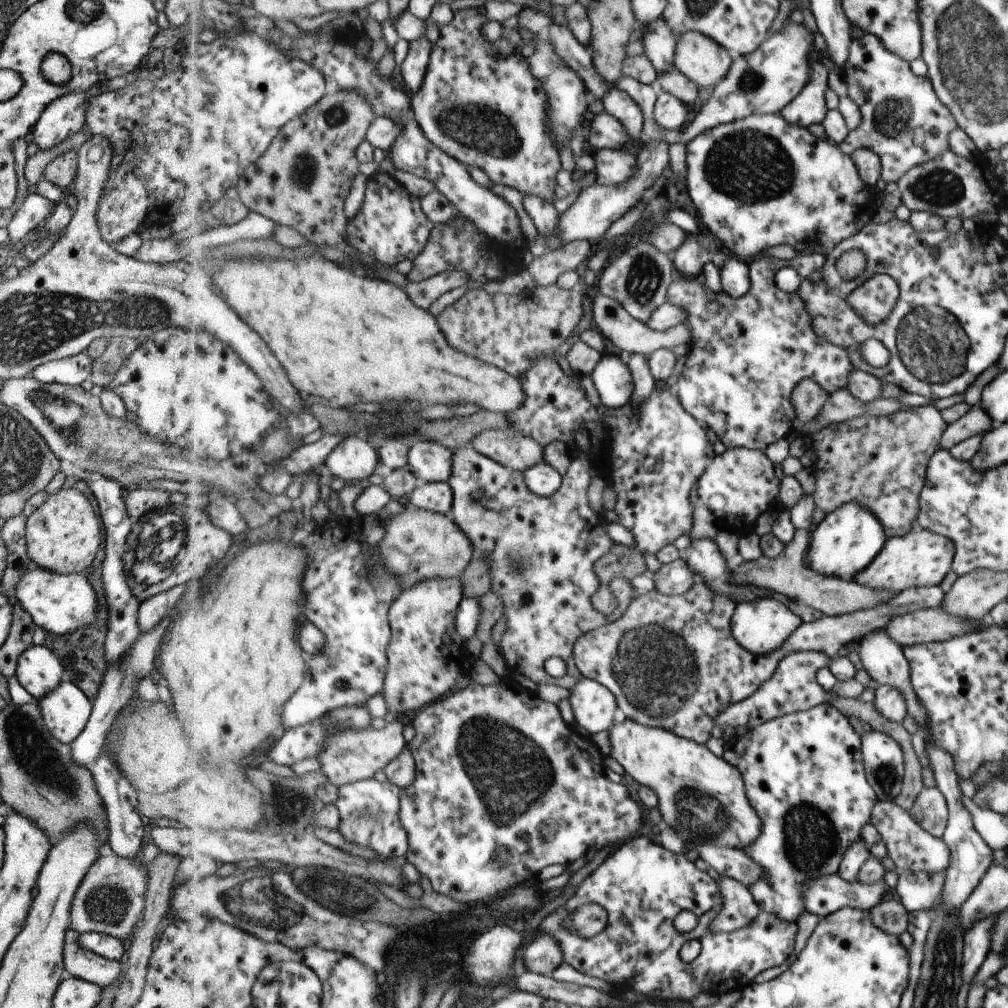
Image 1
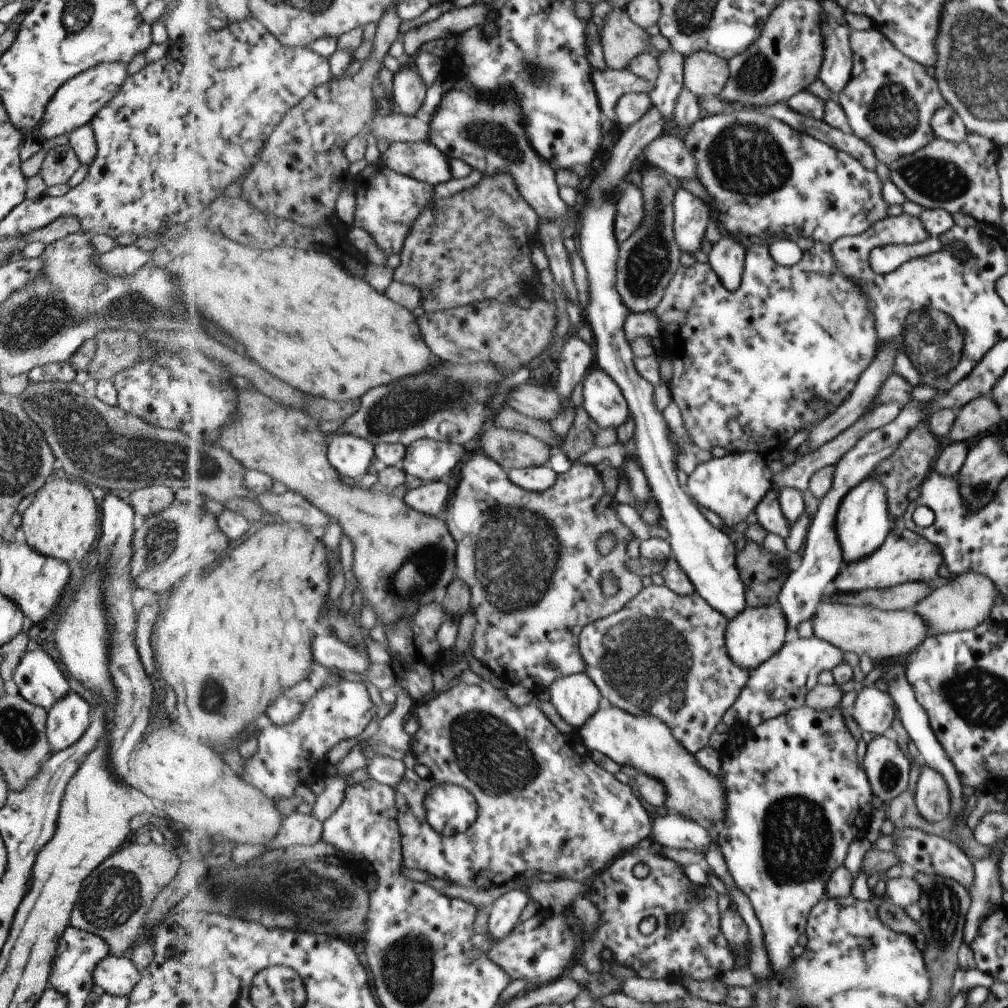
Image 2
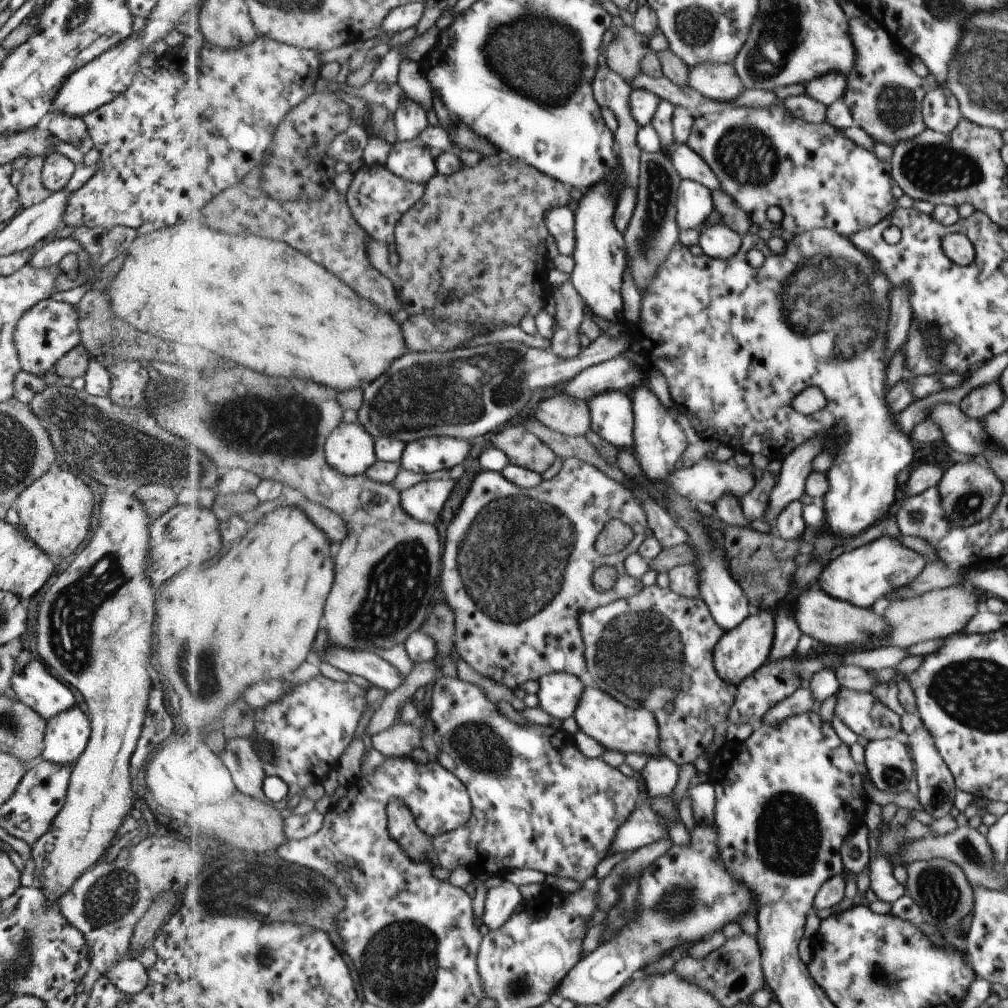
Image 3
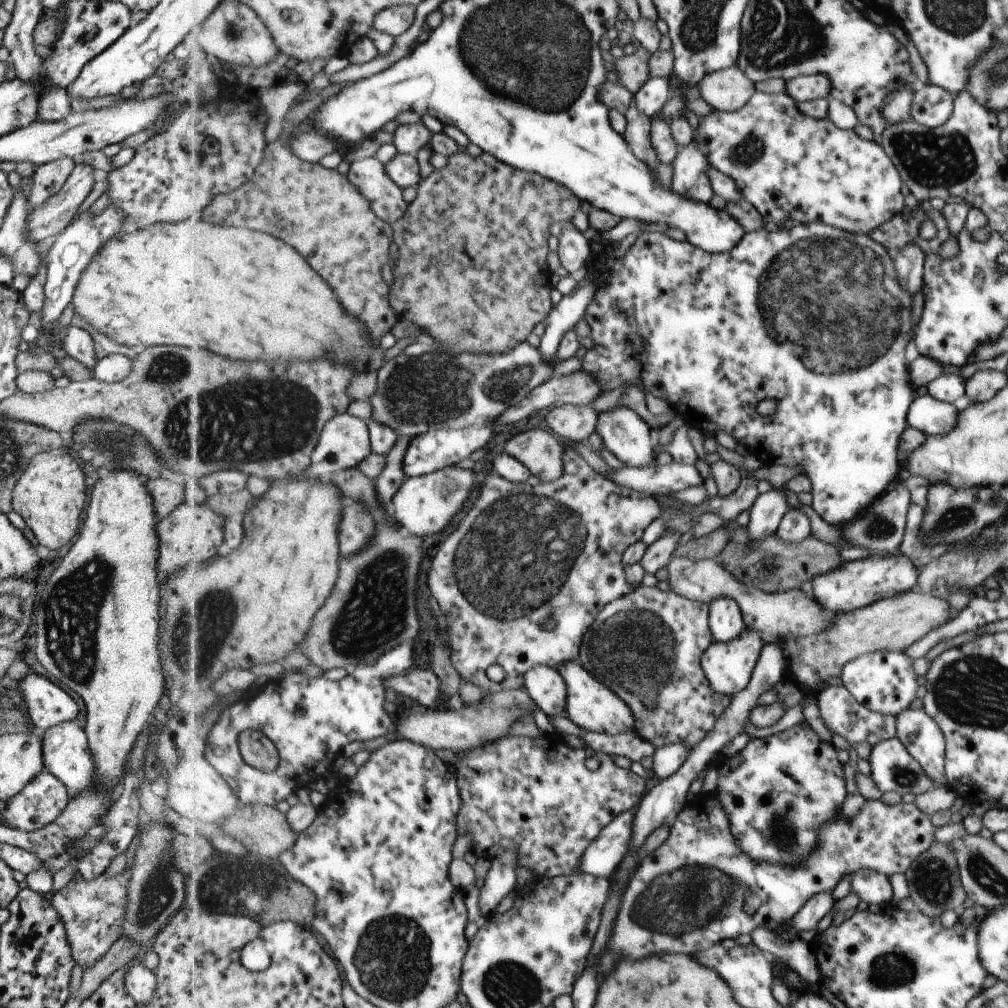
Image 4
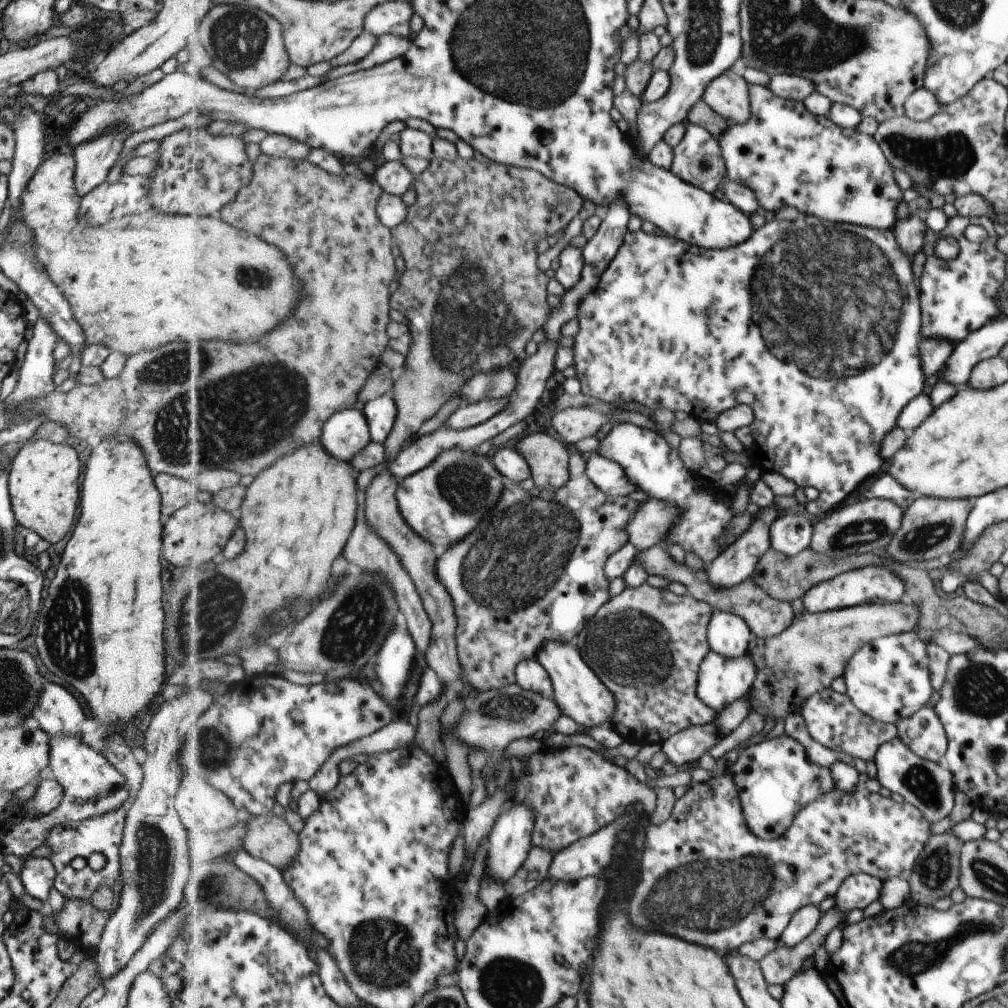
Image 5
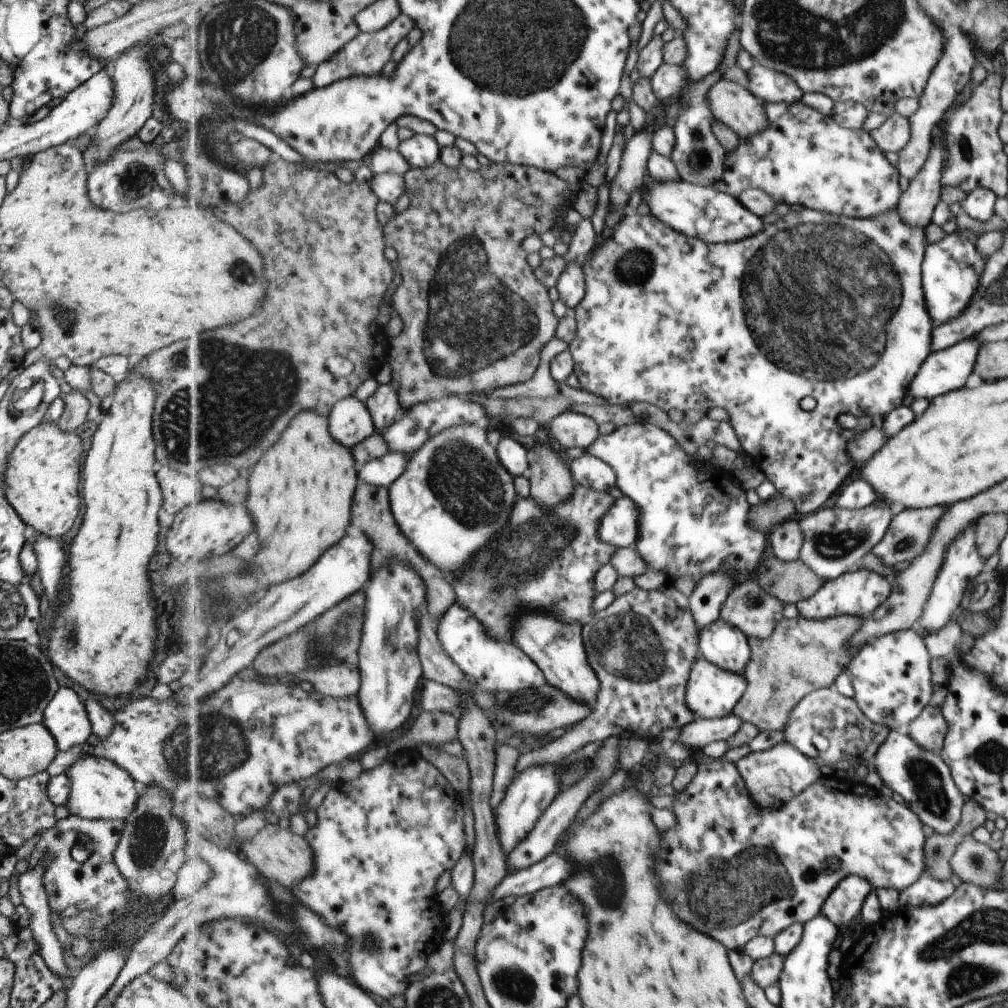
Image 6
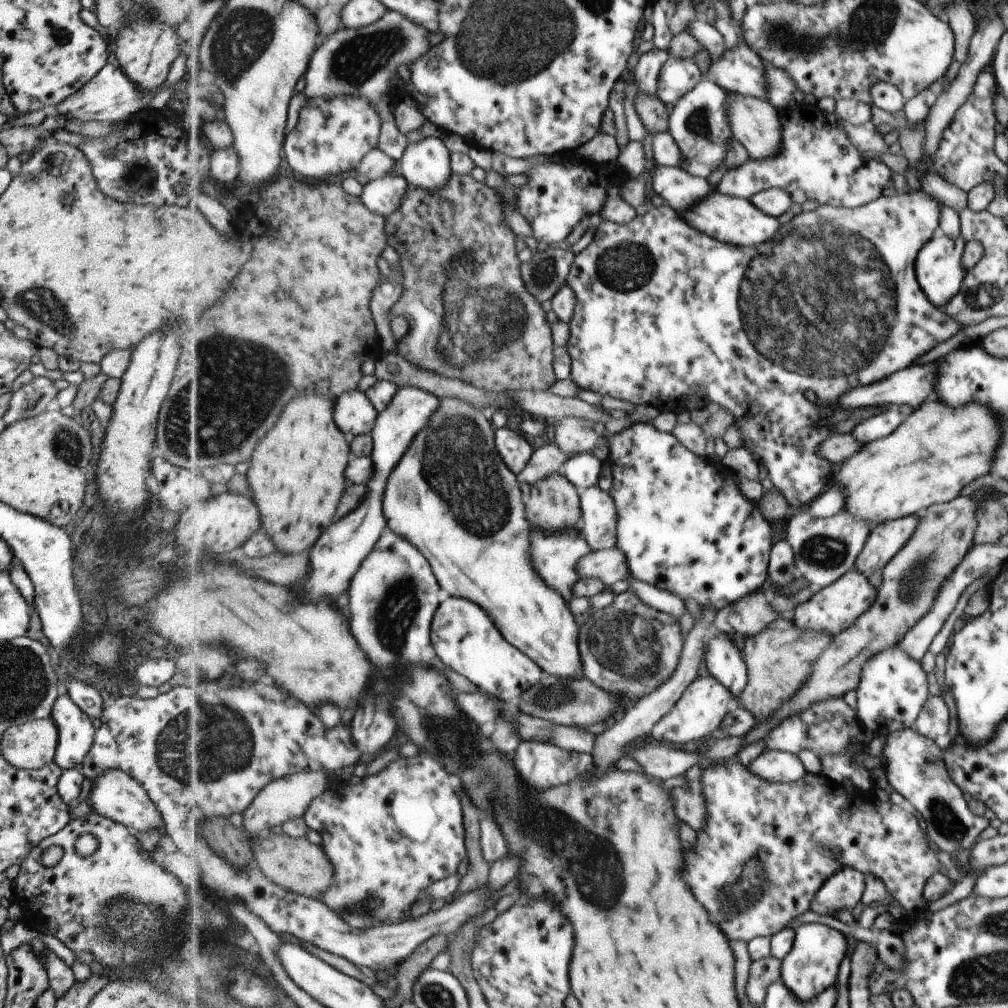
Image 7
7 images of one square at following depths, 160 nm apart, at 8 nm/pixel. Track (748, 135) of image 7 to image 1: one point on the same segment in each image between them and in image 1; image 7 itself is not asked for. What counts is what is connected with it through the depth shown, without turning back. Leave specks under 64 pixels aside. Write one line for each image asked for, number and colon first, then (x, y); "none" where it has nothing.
1: (701, 59)
2: (706, 74)
3: (719, 81)
4: (729, 90)
5: (729, 95)
6: (731, 102)

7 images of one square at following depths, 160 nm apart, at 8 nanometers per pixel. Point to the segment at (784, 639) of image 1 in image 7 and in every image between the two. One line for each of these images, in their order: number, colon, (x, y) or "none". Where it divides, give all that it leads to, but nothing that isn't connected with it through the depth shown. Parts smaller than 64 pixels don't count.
2: (757, 635)
3: (741, 652)
4: (730, 666)
5: (722, 681)
6: (713, 692)
7: (702, 709)

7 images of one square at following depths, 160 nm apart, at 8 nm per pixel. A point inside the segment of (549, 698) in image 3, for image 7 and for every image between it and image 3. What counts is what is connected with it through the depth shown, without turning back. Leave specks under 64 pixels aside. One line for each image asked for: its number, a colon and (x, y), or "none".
4: (547, 687)
5: (531, 674)
6: (495, 665)
7: (463, 635)

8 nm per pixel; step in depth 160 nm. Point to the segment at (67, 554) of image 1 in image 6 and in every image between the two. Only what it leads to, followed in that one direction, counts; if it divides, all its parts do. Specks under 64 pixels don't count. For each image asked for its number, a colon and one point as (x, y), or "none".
2: (60, 523)
3: (54, 510)
4: (49, 494)
5: (43, 491)
6: (41, 476)

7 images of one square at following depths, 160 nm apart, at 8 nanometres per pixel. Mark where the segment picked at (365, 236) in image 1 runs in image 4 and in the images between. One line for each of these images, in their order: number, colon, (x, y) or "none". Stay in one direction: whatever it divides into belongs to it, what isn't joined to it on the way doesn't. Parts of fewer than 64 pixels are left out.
2: (388, 204)
3: (378, 198)
4: (370, 176)

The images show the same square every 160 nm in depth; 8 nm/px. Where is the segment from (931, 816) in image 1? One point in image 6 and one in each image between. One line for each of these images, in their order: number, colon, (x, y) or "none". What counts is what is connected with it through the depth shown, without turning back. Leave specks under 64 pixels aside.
2: (931, 798)
3: (935, 784)
4: (919, 735)
5: (922, 731)
6: (928, 728)

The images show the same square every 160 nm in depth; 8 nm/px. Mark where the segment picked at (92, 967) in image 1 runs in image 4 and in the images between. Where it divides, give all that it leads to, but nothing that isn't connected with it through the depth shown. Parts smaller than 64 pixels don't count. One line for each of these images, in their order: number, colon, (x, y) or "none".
2: (115, 976)
3: (128, 975)
4: (139, 982)

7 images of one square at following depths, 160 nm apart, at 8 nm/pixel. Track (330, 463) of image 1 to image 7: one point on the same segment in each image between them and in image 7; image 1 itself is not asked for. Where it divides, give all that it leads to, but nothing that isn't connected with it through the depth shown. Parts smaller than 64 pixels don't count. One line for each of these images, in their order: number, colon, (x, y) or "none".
2: (351, 455)
3: (351, 449)
4: (345, 443)
5: (347, 433)
6: (351, 422)
7: (356, 415)

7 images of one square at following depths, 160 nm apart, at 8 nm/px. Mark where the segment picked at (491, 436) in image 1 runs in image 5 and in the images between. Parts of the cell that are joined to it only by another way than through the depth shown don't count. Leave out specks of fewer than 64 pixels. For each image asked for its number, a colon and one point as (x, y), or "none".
2: (512, 449)
3: (522, 447)
4: (543, 452)
5: (549, 459)

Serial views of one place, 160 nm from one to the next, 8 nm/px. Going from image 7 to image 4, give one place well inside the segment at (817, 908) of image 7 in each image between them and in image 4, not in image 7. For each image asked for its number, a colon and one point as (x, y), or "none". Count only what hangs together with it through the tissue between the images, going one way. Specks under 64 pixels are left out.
4: (872, 887)
5: (860, 889)
6: (844, 903)

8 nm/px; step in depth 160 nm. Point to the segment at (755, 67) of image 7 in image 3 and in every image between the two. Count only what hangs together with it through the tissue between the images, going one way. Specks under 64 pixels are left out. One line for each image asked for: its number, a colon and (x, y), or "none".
3: (829, 88)
4: (804, 88)
5: (793, 87)
6: (770, 85)

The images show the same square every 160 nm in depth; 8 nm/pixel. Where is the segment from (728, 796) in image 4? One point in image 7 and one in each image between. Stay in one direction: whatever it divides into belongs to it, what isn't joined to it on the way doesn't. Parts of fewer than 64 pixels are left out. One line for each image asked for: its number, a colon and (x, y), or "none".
5: (775, 778)
6: (774, 777)
7: (777, 766)

